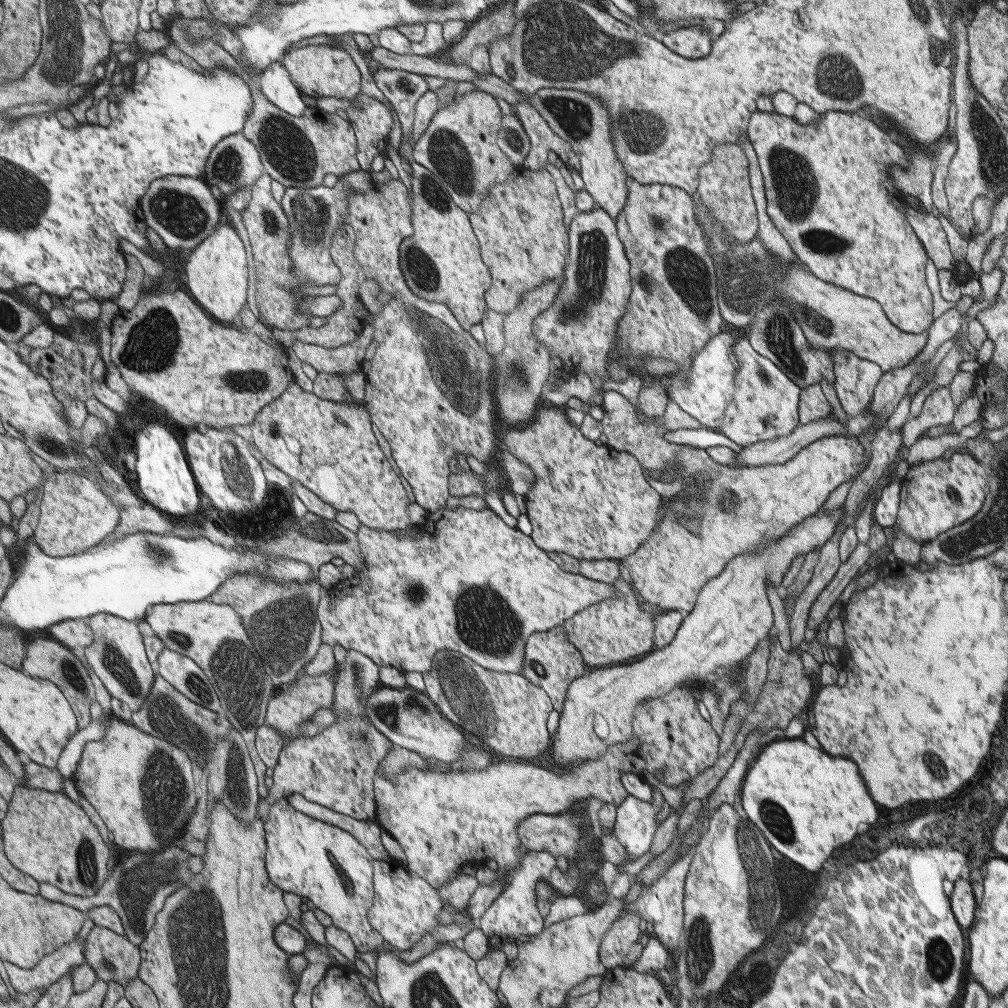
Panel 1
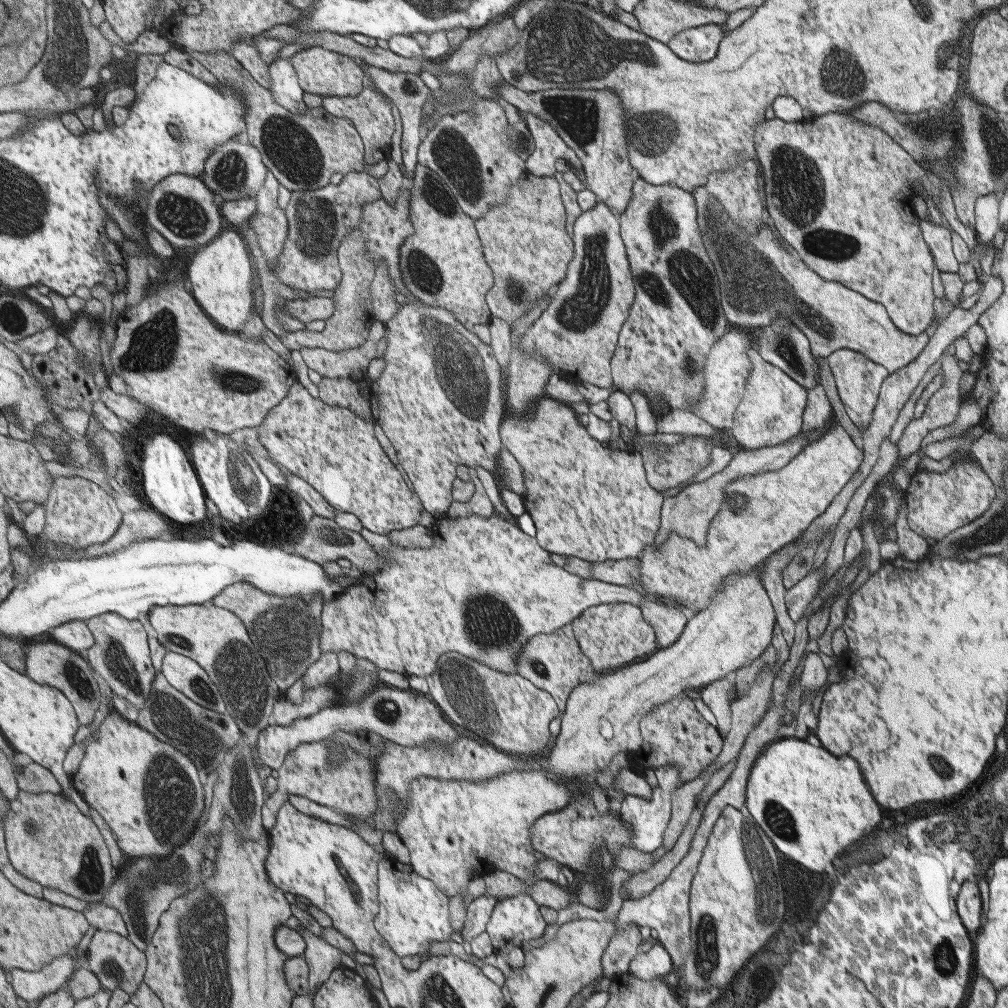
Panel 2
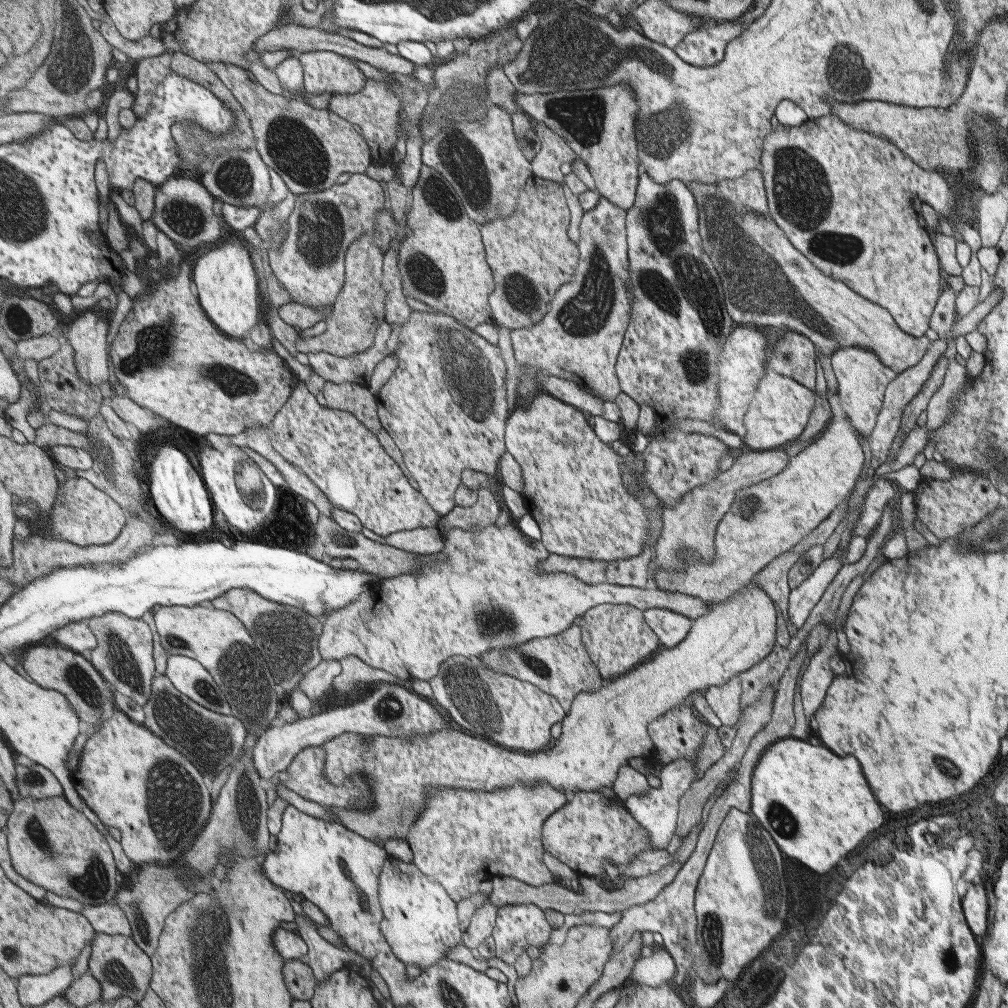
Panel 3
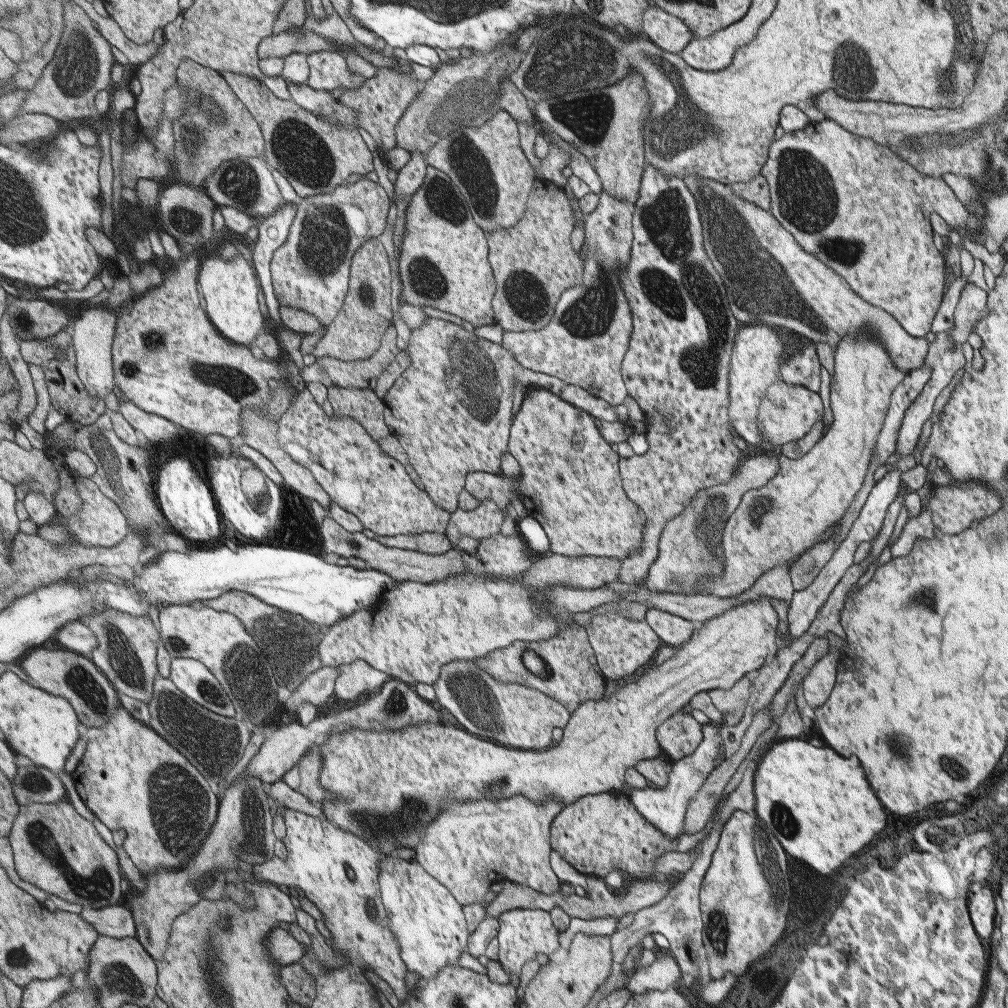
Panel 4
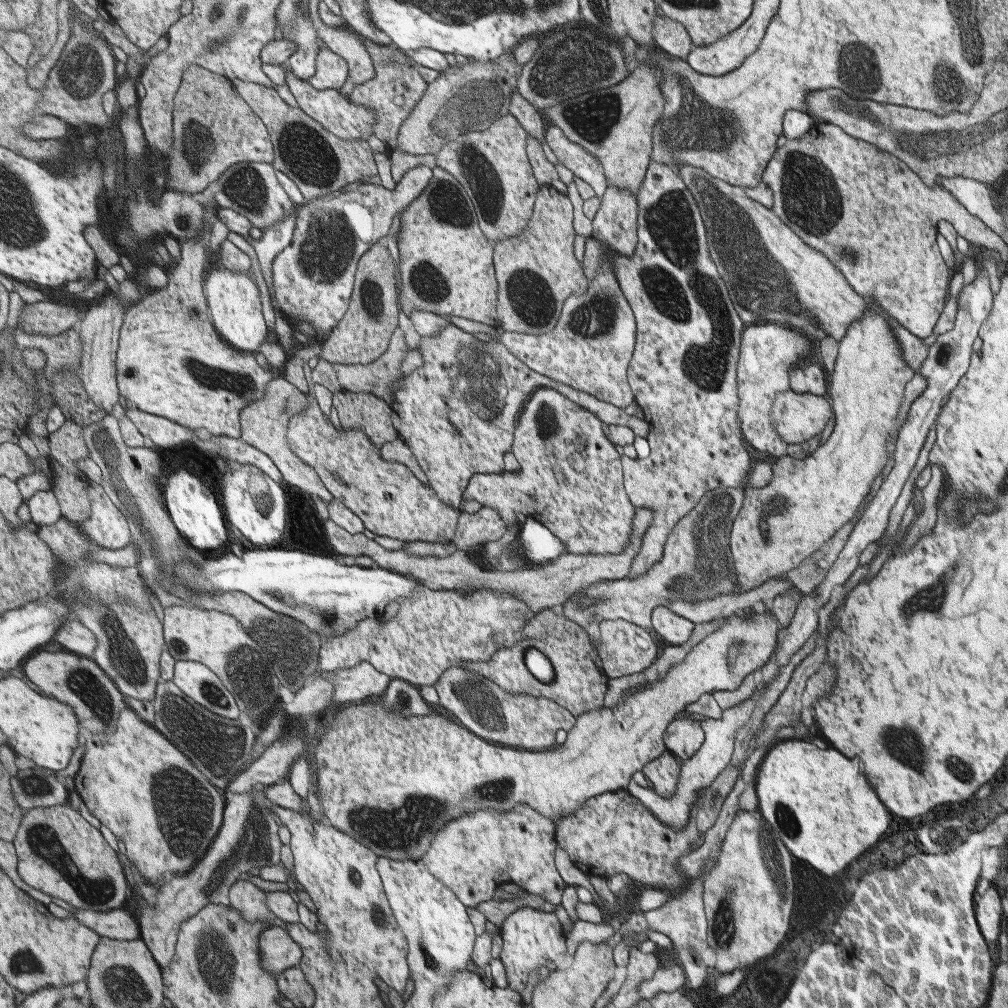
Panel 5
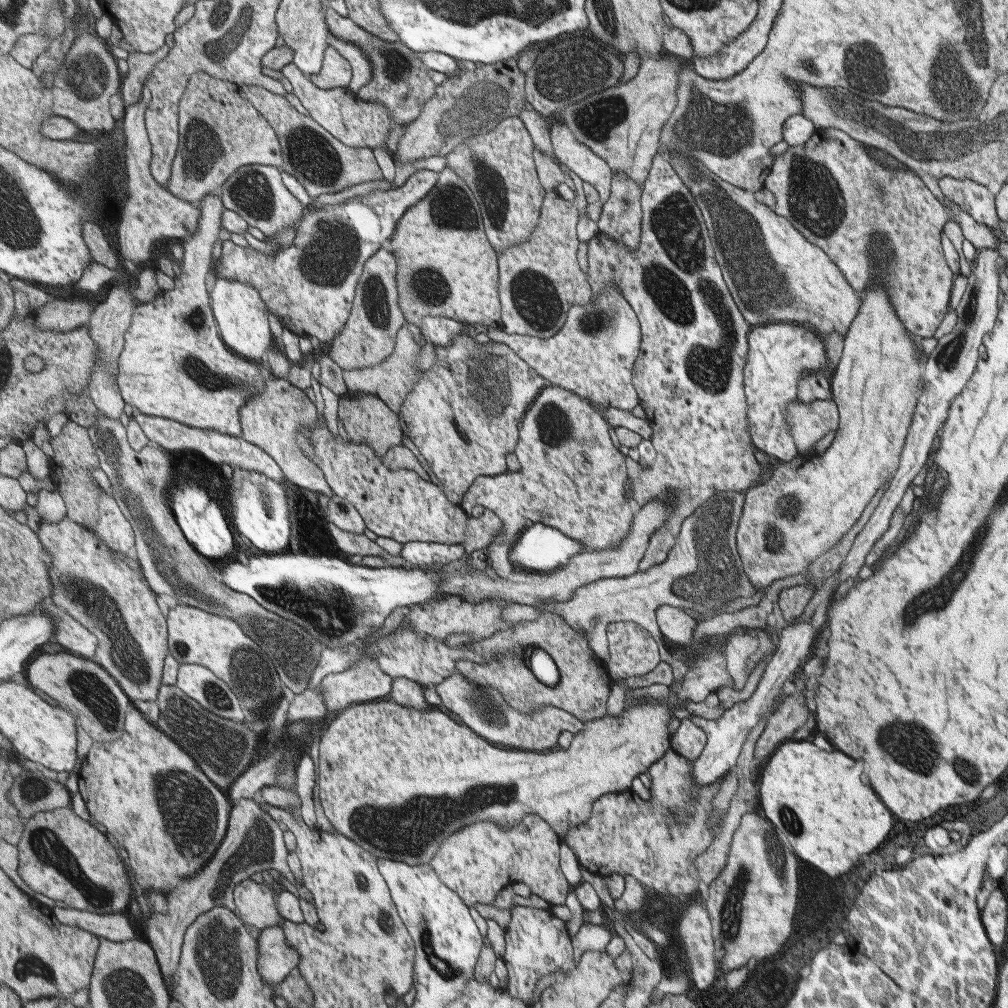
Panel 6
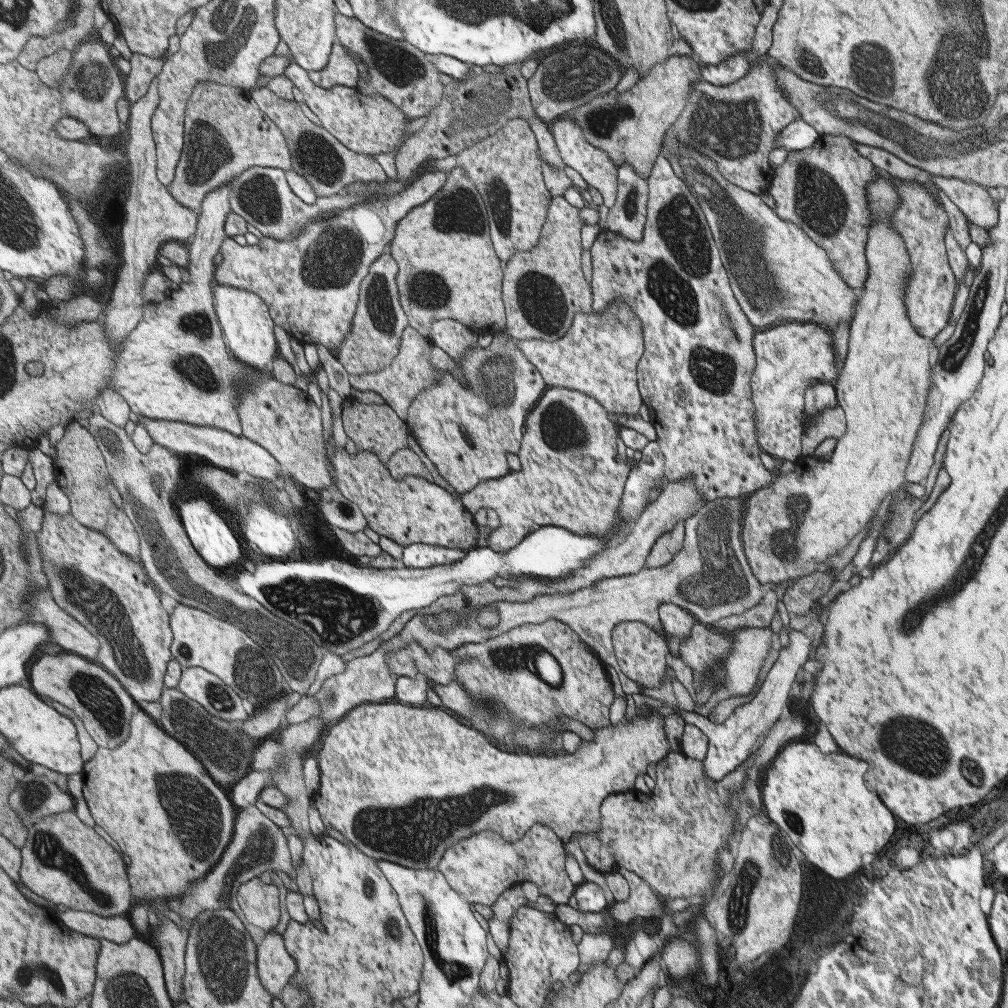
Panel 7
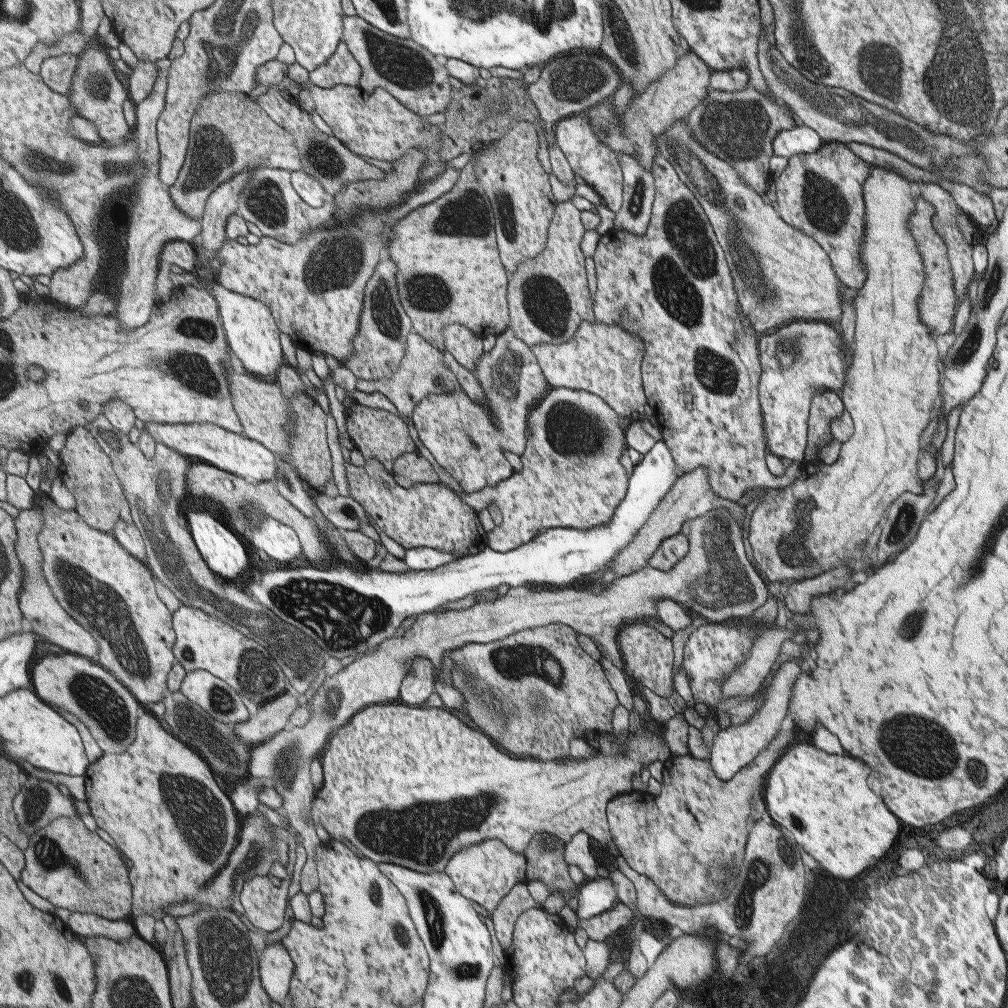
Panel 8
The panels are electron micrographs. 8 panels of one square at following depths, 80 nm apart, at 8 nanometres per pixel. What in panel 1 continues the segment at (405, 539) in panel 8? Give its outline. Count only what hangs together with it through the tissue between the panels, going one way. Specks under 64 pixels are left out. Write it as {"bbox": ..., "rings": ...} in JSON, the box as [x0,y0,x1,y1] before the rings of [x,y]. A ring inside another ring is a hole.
{"bbox":[250,381,414,531],"rings":[[[293,381],[283,395],[261,409],[250,427],[253,442],[264,459],[292,476],[293,480],[302,482],[338,511],[354,512],[363,525],[377,530],[399,531],[411,527],[408,510],[414,500],[409,496],[402,476],[381,448],[369,412],[363,404],[325,400],[313,391],[306,392]]]}

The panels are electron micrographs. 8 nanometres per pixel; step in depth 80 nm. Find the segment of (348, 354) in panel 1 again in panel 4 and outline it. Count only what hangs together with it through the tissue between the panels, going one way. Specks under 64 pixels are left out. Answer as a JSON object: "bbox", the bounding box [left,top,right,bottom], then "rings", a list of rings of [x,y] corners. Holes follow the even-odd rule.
{"bbox":[315,326,402,388],"rings":[[[391,326],[383,337],[383,344],[381,348],[371,357],[365,360],[352,360],[351,362],[345,362],[332,356],[319,356],[315,359],[315,362],[325,368],[329,378],[333,381],[334,385],[343,388],[373,388],[373,380],[377,380],[389,366],[391,362],[396,359],[396,356],[402,351],[397,346],[397,328]]]}

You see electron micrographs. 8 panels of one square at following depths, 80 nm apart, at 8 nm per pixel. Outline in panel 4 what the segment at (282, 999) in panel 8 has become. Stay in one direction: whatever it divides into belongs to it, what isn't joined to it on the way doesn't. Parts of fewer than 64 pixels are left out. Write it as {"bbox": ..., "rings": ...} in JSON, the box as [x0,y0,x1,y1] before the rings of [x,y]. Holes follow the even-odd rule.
{"bbox":[267,927,310,968],"rings":[[[280,927],[273,929],[268,934],[267,947],[272,960],[281,964],[281,968],[300,962],[310,952],[309,946],[305,946],[290,931]]]}

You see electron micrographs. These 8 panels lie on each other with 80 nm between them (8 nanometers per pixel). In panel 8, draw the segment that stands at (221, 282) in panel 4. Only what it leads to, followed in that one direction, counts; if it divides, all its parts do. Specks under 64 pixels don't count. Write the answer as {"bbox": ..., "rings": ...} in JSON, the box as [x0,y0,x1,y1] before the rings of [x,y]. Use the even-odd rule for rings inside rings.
{"bbox":[213,284,287,379],"rings":[[[215,284],[213,295],[220,306],[220,315],[224,320],[234,360],[248,374],[263,379],[274,379],[287,362],[281,346],[282,330],[279,330],[280,325],[275,324],[274,314],[271,314],[272,308],[261,300],[233,292],[219,284]]]}

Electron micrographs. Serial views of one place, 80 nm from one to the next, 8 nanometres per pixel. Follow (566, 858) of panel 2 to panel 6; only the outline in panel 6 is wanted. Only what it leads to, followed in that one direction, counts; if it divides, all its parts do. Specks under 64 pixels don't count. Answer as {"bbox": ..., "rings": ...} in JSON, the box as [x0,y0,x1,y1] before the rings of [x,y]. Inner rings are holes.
{"bbox":[561,748,720,900],"rings":[[[669,748],[665,751],[664,756],[660,760],[657,760],[656,763],[649,767],[648,772],[651,779],[650,784],[650,799],[642,800],[639,796],[633,793],[630,790],[621,791],[619,793],[608,793],[603,796],[600,796],[595,803],[593,804],[592,816],[586,820],[586,822],[580,822],[577,826],[570,827],[570,830],[566,832],[566,835],[561,842],[564,842],[576,856],[577,862],[580,867],[586,868],[589,872],[597,874],[602,877],[604,875],[612,875],[617,873],[620,875],[628,874],[631,875],[637,882],[640,882],[644,887],[649,889],[652,893],[659,894],[661,898],[677,897],[680,899],[693,900],[694,896],[701,897],[701,884],[706,882],[701,882],[702,878],[697,875],[696,868],[693,866],[694,858],[701,855],[702,852],[706,851],[706,848],[713,842],[713,834],[709,829],[709,824],[705,824],[705,818],[708,818],[707,812],[710,812],[711,800],[715,796],[715,793],[720,787],[720,781],[713,781],[711,784],[701,785],[694,781],[692,777],[693,764],[691,761],[686,760],[685,757],[682,757],[680,754],[677,754],[673,749]]]}

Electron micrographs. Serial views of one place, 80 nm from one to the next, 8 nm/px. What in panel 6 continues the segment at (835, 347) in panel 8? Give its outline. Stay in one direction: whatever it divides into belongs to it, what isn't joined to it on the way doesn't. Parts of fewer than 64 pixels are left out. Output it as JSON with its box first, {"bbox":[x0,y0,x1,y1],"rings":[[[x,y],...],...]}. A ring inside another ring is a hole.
{"bbox":[742,322,830,461],"rings":[[[774,322],[769,325],[753,325],[747,333],[747,360],[742,370],[742,389],[745,395],[747,432],[753,446],[761,452],[786,461],[800,455],[786,421],[786,404],[798,400],[801,378],[812,372],[830,373],[826,348],[821,334],[800,325]]]}

